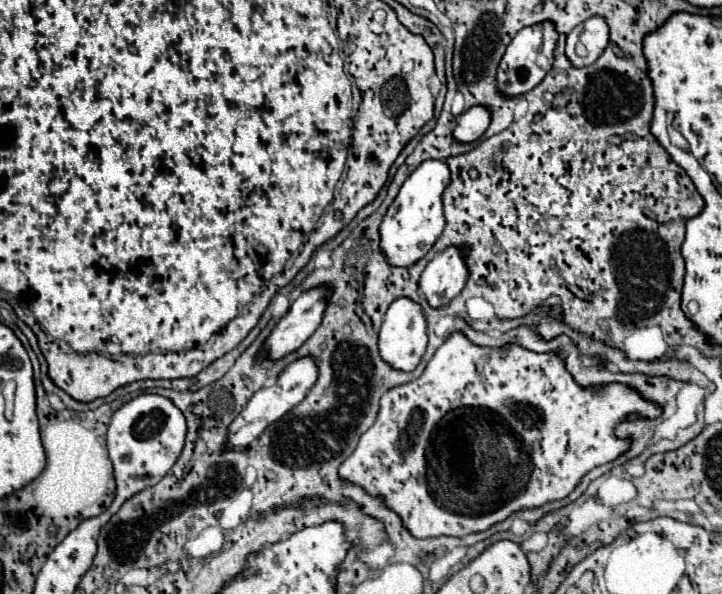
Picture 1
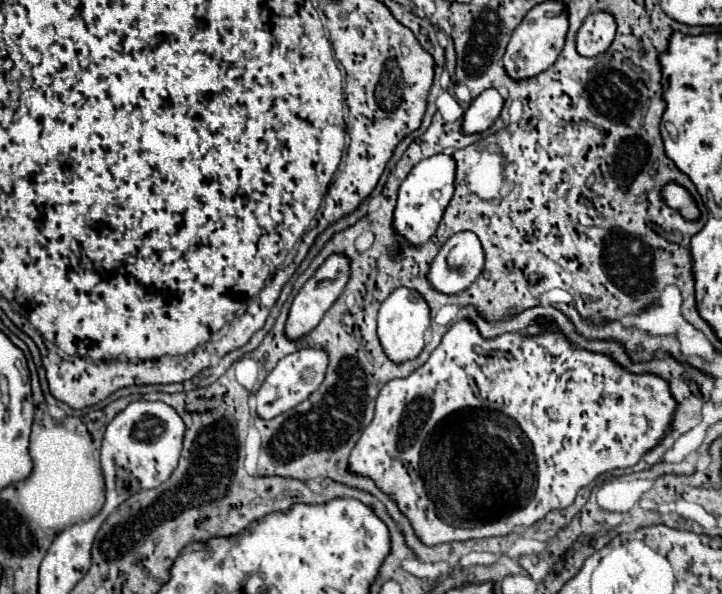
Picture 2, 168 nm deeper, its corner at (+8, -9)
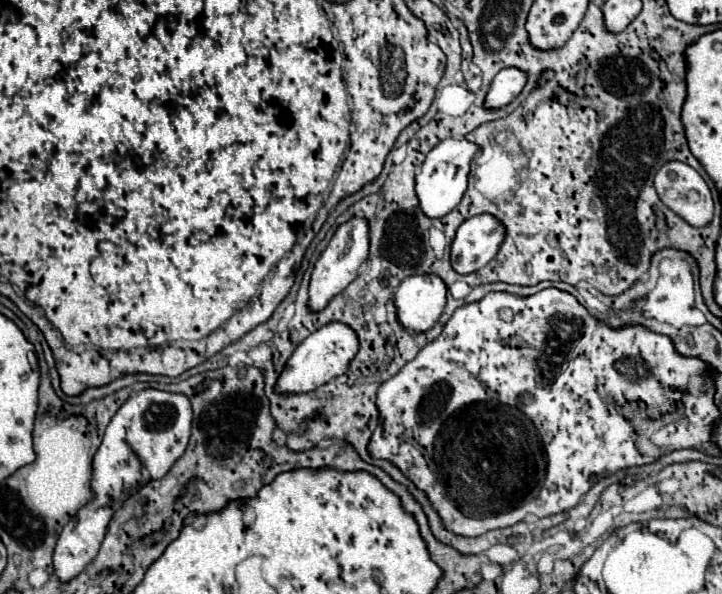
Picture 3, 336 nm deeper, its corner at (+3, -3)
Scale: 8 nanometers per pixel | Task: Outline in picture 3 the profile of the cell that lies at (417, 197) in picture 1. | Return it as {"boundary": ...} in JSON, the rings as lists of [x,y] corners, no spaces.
{"boundary":[[[447,138],[443,142],[439,142],[425,158],[423,166],[421,166],[421,172],[417,174],[415,182],[415,192],[417,192],[417,198],[421,202],[421,208],[423,212],[429,216],[429,218],[441,218],[445,214],[449,214],[463,198],[465,190],[467,190],[467,176],[469,176],[469,170],[471,170],[471,160],[481,152],[479,144],[475,142],[469,142],[465,138],[461,140],[455,140],[455,138]]]}

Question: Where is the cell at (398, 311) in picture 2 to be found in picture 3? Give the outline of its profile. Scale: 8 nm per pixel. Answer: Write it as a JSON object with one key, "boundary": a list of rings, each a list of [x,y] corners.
{"boundary":[[[435,274],[409,276],[395,292],[399,322],[413,332],[427,332],[441,316],[447,302],[447,286]]]}

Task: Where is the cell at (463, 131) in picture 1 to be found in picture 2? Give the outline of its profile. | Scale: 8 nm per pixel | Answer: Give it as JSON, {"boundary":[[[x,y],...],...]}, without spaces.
{"boundary":[[[490,88],[484,90],[466,110],[464,120],[462,120],[462,134],[480,134],[492,126],[492,122],[498,118],[502,110],[502,96],[498,90]]]}

